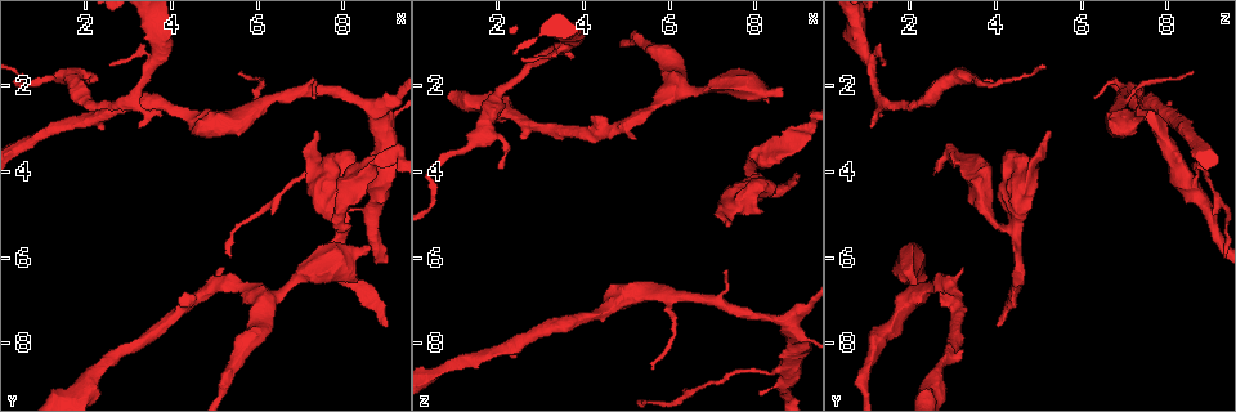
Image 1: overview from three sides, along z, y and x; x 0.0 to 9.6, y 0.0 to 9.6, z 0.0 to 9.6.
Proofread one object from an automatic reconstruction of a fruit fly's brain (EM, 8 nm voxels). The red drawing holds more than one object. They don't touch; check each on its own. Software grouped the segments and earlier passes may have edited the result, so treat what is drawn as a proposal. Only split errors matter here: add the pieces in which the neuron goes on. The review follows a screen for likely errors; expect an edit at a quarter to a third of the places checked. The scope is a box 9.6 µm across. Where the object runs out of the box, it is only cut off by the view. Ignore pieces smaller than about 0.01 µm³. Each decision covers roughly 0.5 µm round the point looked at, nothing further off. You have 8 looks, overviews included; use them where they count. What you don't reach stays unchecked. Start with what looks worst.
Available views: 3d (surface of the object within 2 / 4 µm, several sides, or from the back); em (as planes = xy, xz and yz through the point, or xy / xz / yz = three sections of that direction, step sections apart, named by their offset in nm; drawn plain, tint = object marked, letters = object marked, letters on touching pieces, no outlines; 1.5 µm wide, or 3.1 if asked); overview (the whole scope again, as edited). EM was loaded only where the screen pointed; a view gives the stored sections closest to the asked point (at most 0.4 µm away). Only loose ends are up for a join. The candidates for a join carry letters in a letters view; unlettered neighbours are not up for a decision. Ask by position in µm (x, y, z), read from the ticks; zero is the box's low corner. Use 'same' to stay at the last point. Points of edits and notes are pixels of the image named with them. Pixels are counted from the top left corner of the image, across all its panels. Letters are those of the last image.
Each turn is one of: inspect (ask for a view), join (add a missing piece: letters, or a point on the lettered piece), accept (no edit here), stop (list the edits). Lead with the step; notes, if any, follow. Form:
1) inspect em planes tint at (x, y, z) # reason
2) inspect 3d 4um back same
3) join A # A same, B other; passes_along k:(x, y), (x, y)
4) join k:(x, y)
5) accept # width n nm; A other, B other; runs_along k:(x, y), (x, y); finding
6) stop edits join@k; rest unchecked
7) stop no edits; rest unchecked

inspect 3d 4um at (3.75, 2.75, 1.30) # an open end

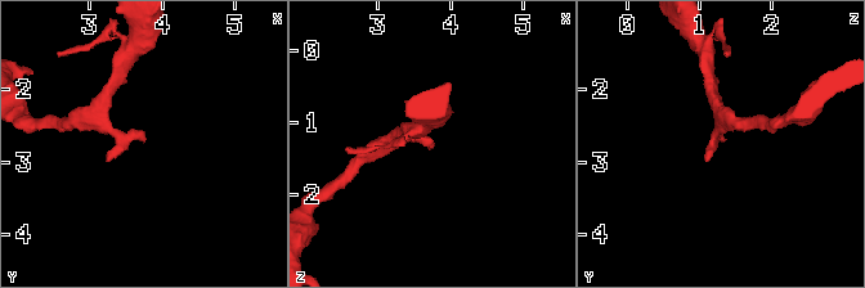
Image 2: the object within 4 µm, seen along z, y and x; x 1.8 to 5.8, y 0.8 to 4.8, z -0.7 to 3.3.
inspect em yz step 8 letters at (3.75, 2.70, 1.30)

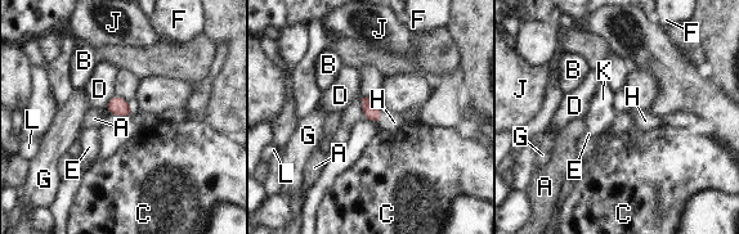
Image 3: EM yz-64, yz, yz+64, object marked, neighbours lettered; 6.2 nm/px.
join H # A other, B other, C other, D other, E other, F other, G other, H same, J other, K other, L other; passes_along 3:(372, 113), (380, 117), (394, 122); it goes on there

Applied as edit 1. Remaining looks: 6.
inspect overview # redraw

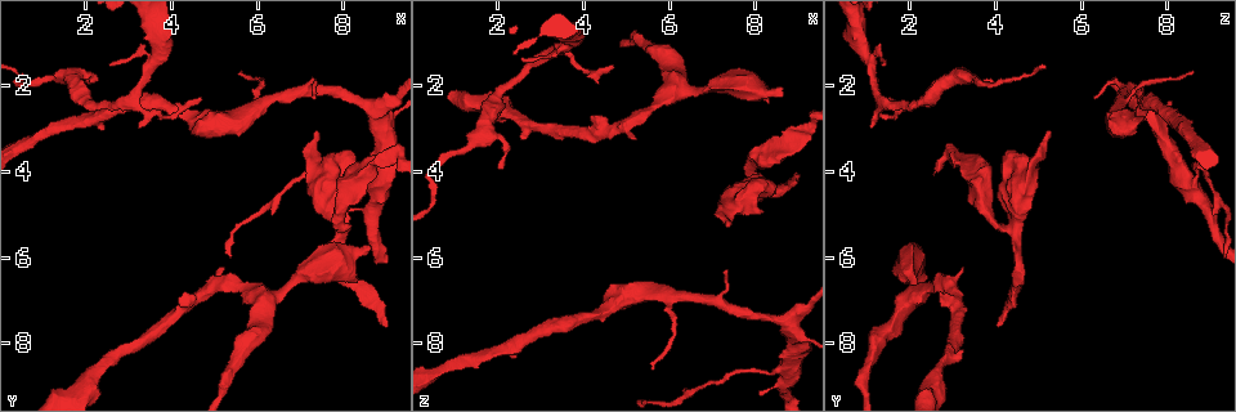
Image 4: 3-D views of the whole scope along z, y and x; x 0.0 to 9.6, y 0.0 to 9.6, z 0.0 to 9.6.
inspect em planes letters at (8.60, 5.80, 2.00) # an open end

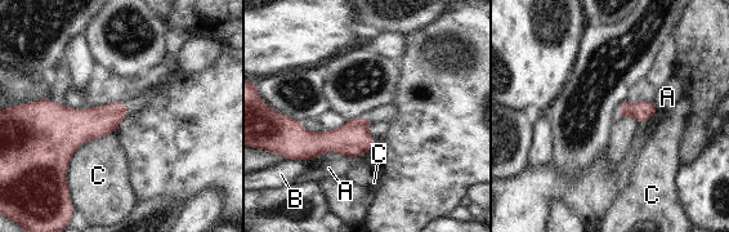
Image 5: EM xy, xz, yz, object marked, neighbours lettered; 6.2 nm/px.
accept # A other, B other, C other; border 5:(113, 132), (88, 139), (66, 178); none of them fits

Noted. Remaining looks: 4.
inspect em planes letters at (7.35, 3.10, 5.35)

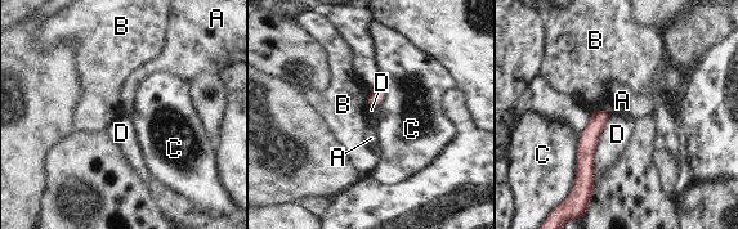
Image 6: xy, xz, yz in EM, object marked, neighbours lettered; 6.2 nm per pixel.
accept # A other, B other, C other, D other; runs_along 6:(603, 112), (586, 147), (589, 187); no lettered piece goes on from it

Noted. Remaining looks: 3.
stop edits join@3; rest unchecked

